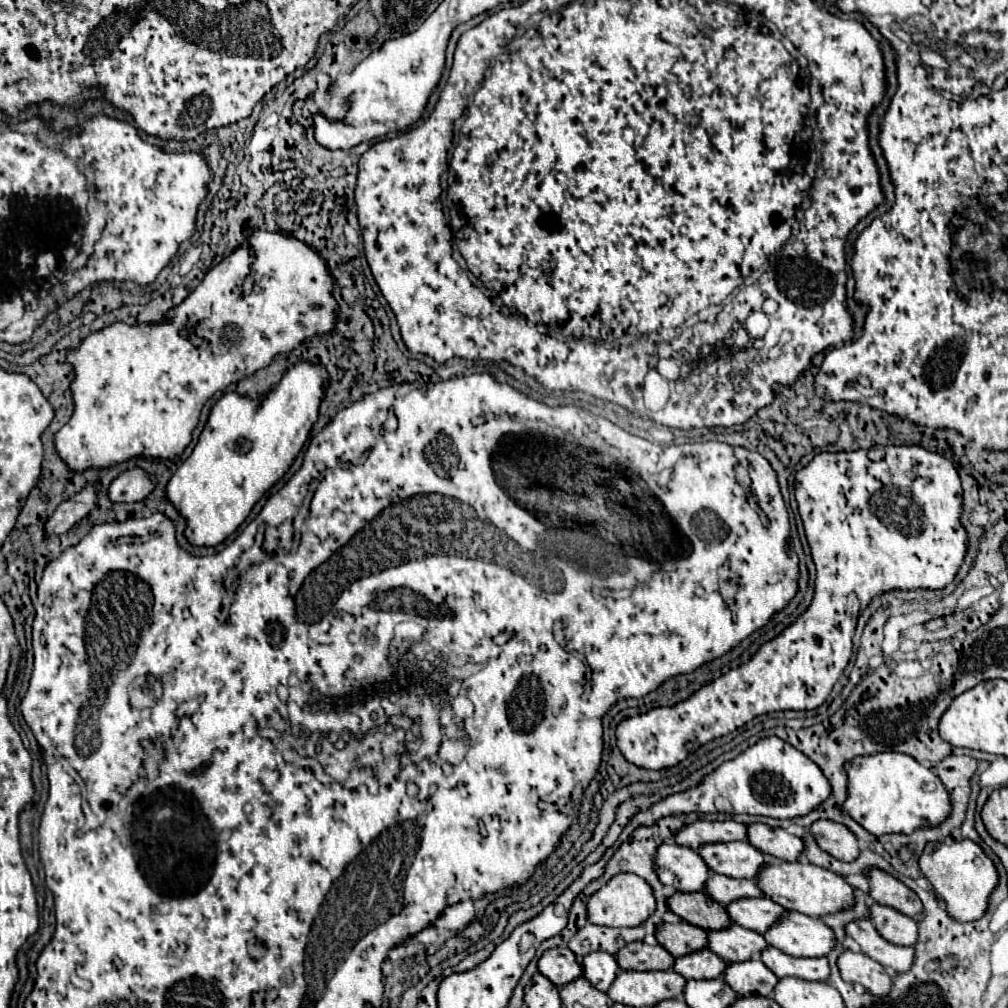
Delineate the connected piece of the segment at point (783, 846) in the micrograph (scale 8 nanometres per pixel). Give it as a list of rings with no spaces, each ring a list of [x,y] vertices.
[[[755,823],[747,827],[747,833],[749,833],[749,843],[753,847],[781,861],[797,861],[805,849],[801,837],[791,835],[781,827],[769,827],[769,825]]]

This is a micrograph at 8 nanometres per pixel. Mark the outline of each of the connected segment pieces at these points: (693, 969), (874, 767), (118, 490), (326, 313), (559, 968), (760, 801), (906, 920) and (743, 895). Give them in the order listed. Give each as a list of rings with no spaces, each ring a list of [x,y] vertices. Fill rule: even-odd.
[[[701,949],[679,957],[675,961],[675,971],[685,979],[721,979],[727,961],[717,957],[711,949]]]
[[[879,753],[855,757],[845,769],[849,777],[849,797],[843,809],[873,835],[911,835],[915,829],[941,825],[951,813],[951,797],[941,779],[909,755]],[[927,785],[933,785],[933,789],[925,789]]]
[[[133,467],[123,471],[109,487],[109,499],[115,503],[133,503],[133,501],[143,501],[151,491],[155,489],[153,479],[141,469]]]
[[[253,231],[245,247],[215,265],[205,275],[197,291],[167,313],[165,323],[135,327],[113,323],[103,331],[85,337],[81,345],[69,353],[69,361],[75,367],[75,381],[71,385],[75,413],[55,433],[59,457],[73,471],[83,471],[89,465],[109,467],[137,455],[177,459],[191,443],[191,433],[197,427],[201,409],[209,397],[223,391],[233,381],[267,367],[273,355],[289,353],[315,333],[333,331],[337,303],[331,289],[333,279],[329,269],[319,253],[315,253],[309,245],[291,235]],[[188,320],[195,324],[193,333],[207,340],[213,348],[221,344],[224,329],[241,329],[241,337],[237,337],[237,345],[233,345],[233,349],[225,349],[225,353],[217,353],[217,349],[197,349],[189,337],[181,335],[181,328]]]
[[[555,947],[545,951],[539,959],[539,971],[557,987],[563,987],[583,975],[581,963],[569,947]]]
[[[767,737],[757,741],[753,747],[743,751],[733,761],[725,761],[717,771],[707,775],[703,783],[695,789],[671,795],[659,803],[655,803],[647,811],[639,811],[631,823],[623,829],[623,837],[633,829],[645,825],[653,825],[661,817],[677,815],[677,813],[749,813],[749,815],[765,815],[775,819],[795,819],[819,809],[819,805],[829,799],[831,785],[823,771],[801,751],[793,749],[779,737]]]
[[[873,905],[871,921],[875,923],[875,929],[879,931],[879,935],[895,945],[915,945],[917,943],[917,923],[911,917],[891,907]]]
[[[711,873],[709,881],[707,881],[707,895],[711,895],[717,903],[721,905],[729,905],[737,899],[747,899],[747,897],[763,897],[765,893],[759,889],[757,881],[749,881],[749,879],[733,879],[733,877],[725,877],[725,875],[717,875]]]

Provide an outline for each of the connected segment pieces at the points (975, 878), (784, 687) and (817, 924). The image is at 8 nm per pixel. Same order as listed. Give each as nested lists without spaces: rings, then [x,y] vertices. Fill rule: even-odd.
[[[963,839],[963,841],[955,841],[953,845],[945,845],[945,843],[927,843],[921,859],[919,859],[919,867],[921,867],[921,873],[931,881],[931,885],[935,887],[935,893],[939,899],[945,901],[947,905],[947,913],[951,917],[955,917],[957,921],[977,921],[985,915],[987,911],[987,905],[989,905],[989,895],[993,893],[993,889],[997,887],[999,883],[999,873],[997,873],[997,867],[995,863],[985,855],[985,851],[975,843],[975,841],[969,841],[969,839]]]
[[[909,445],[887,447],[887,457],[883,461],[871,461],[863,449],[851,451],[851,453],[845,453],[845,451],[843,453],[819,453],[819,455],[815,455],[815,459],[805,469],[801,469],[797,473],[797,477],[795,477],[795,497],[797,497],[797,503],[799,503],[799,515],[803,519],[803,527],[805,527],[805,535],[807,535],[807,541],[809,541],[809,547],[811,547],[811,555],[813,555],[813,561],[815,561],[815,567],[817,567],[815,597],[813,597],[809,609],[793,625],[789,625],[781,635],[777,635],[773,641],[761,645],[761,649],[751,657],[751,661],[747,661],[745,665],[741,665],[741,667],[729,671],[727,675],[715,679],[713,683],[701,687],[687,701],[681,701],[675,707],[657,707],[657,709],[651,709],[645,715],[625,719],[617,727],[617,745],[619,745],[623,757],[629,763],[633,763],[637,767],[651,769],[651,771],[669,769],[669,767],[675,767],[677,763],[681,763],[690,752],[695,751],[701,745],[707,745],[713,739],[719,739],[719,737],[725,737],[725,735],[733,733],[735,729],[743,727],[747,721],[751,721],[757,715],[773,713],[773,711],[787,711],[787,709],[793,709],[793,711],[813,711],[813,709],[817,709],[829,697],[829,693],[831,693],[829,689],[833,689],[835,681],[845,671],[845,667],[847,667],[847,663],[851,659],[851,653],[853,653],[851,639],[853,639],[853,633],[855,633],[855,623],[853,623],[853,619],[851,619],[851,615],[847,611],[847,595],[855,593],[857,599],[861,601],[861,605],[869,605],[873,601],[873,597],[889,593],[889,591],[911,591],[911,589],[933,589],[933,591],[937,591],[937,589],[943,589],[955,579],[955,575],[957,575],[957,571],[959,571],[959,567],[961,567],[961,563],[965,559],[967,547],[969,547],[967,531],[961,525],[963,489],[961,489],[957,469],[953,467],[953,463],[949,459],[941,457],[939,453],[931,453],[931,451],[923,449],[923,447],[917,447],[917,445],[911,445],[911,447]],[[901,527],[909,527],[911,531],[905,533]]]
[[[787,911],[763,937],[791,957],[825,957],[837,941],[833,929],[823,919],[795,911]]]

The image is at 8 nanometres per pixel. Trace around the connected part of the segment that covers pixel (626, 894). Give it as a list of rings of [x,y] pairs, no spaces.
[[[619,873],[605,887],[601,887],[587,905],[589,921],[607,927],[637,927],[655,913],[655,897],[651,885],[635,873]]]

